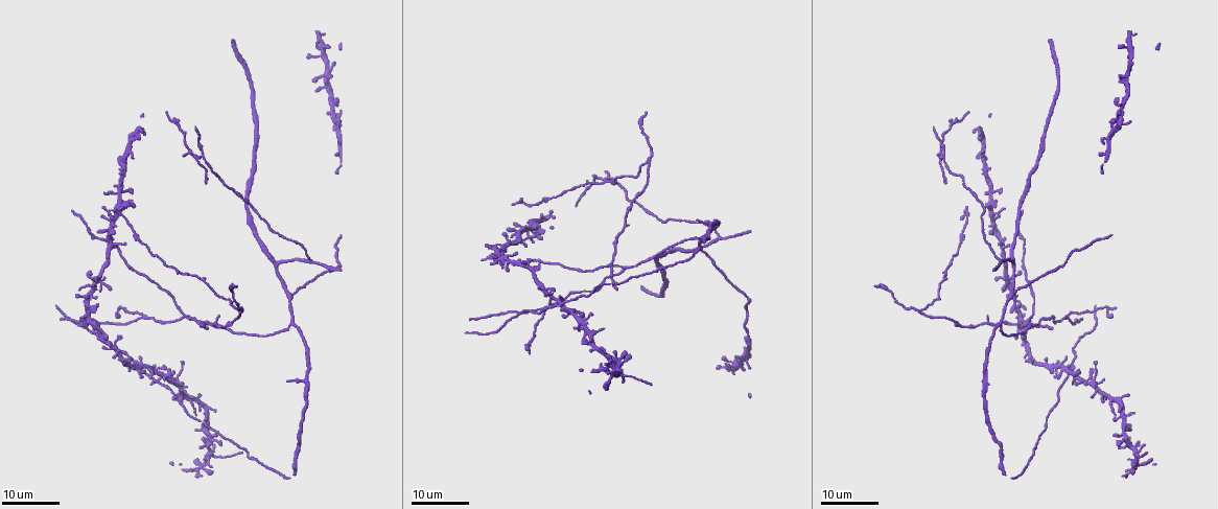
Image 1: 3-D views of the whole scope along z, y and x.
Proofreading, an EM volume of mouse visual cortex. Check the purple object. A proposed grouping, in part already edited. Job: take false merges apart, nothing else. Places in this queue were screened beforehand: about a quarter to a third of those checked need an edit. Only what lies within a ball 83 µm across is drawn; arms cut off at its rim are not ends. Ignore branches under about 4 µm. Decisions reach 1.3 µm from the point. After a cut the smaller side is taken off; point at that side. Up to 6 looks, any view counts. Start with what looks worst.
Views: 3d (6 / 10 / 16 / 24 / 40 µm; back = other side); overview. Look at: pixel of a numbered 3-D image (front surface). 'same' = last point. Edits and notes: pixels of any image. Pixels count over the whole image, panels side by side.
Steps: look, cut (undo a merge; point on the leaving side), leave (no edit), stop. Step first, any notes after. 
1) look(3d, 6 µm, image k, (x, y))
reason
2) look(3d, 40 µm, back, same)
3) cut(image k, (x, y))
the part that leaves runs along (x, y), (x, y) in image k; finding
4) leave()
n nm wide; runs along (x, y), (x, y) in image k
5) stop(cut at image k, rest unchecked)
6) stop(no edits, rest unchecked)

look(3d, 24 µm, image 1, (202, 155))
four or more arms meet

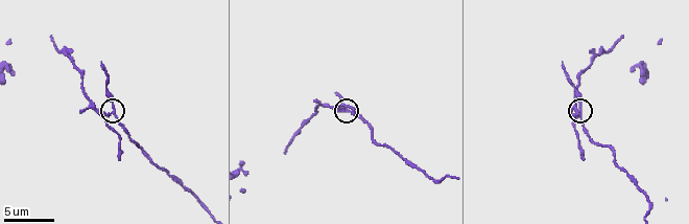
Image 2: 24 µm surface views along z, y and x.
look(3d, 10 µm, image 2, (580, 111))

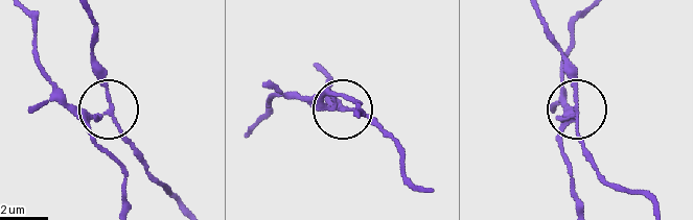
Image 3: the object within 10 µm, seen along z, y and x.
cut(image 3, (95, 140))
the part that leaves runs along (107, 111), (72, 105), (41, 64), (37, 27), (24, 9) in image 3; a second neuron is stuck on

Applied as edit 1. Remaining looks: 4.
look(overview)

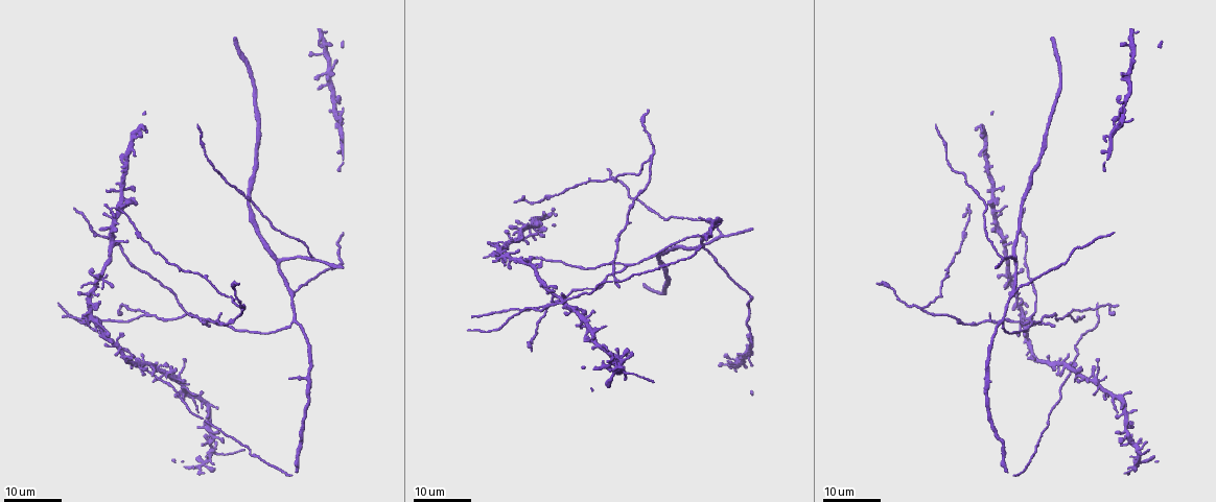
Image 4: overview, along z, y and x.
look(3d, 24 µm, image 4, (143, 312))
three-way junction

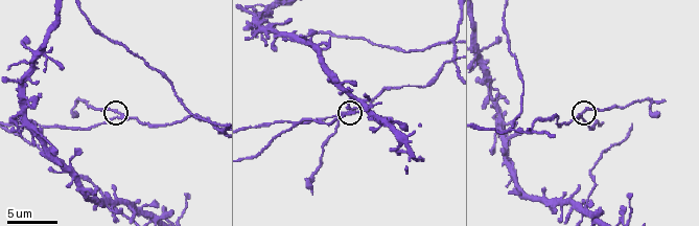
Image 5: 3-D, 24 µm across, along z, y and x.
look(3d, 10 µm, image 5, (121, 114))

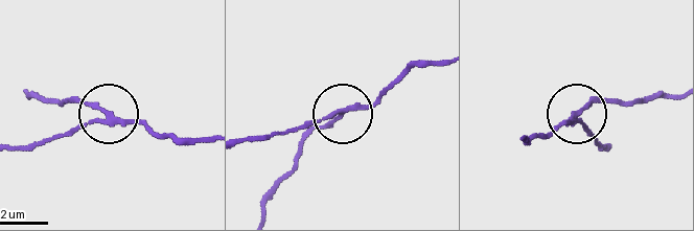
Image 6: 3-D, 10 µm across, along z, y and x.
cut(image 6, (83, 102))
170 nm wide; the part that leaves runs along (576, 117), (603, 100), (675, 95) in image 6; two neurons meet here

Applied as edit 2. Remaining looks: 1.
look(3d, 10 µm, image 5, (367, 108))
a fork

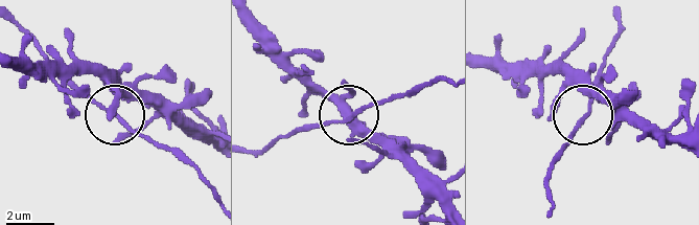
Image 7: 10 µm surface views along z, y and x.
leave()
200 nm wide; runs along (550, 206), (548, 171), (587, 108), (600, 64) in image 7; all the same neuron

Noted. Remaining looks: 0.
stop(cut at image 3, cut at image 6, rest unchecked)

